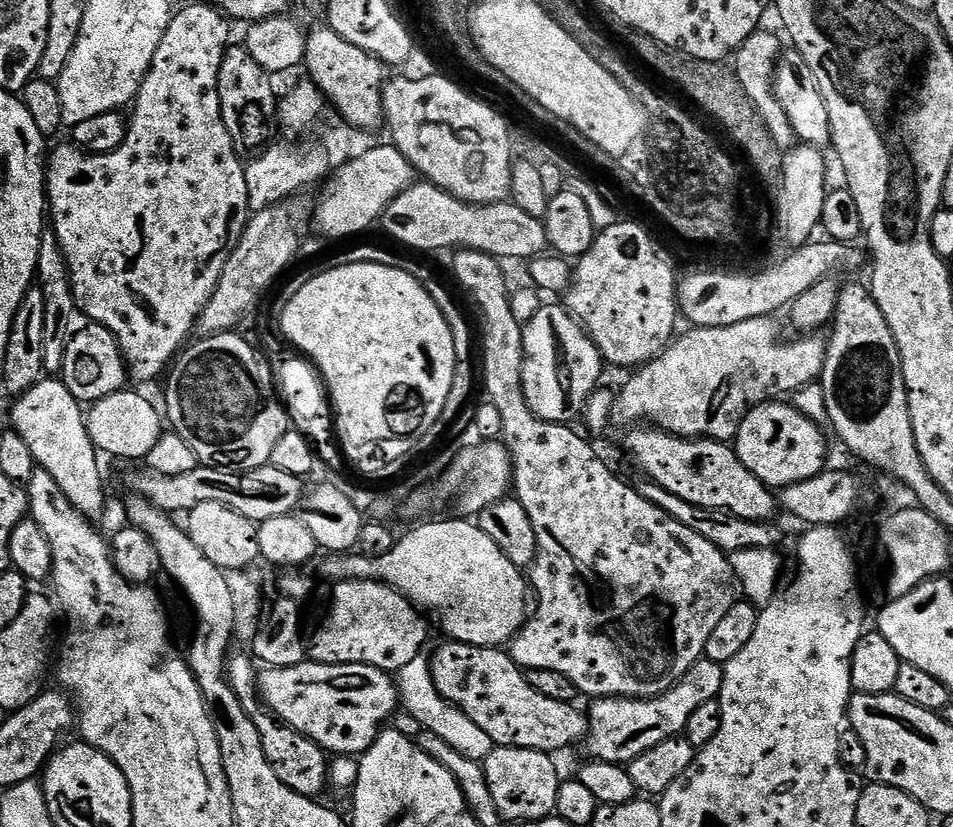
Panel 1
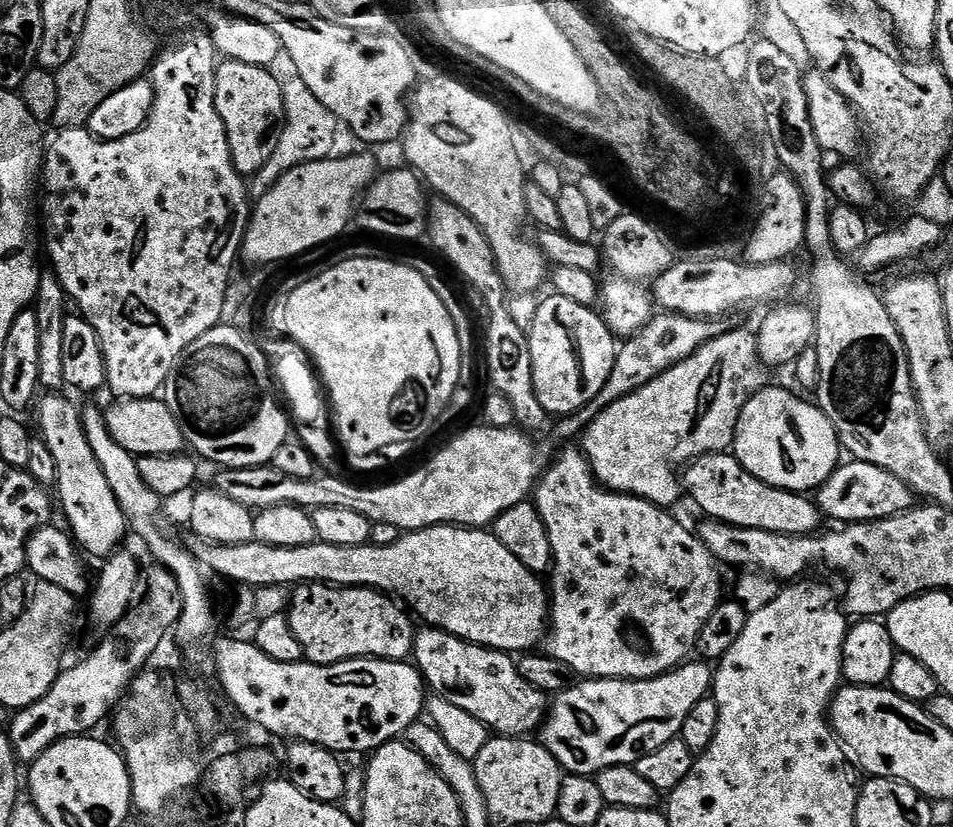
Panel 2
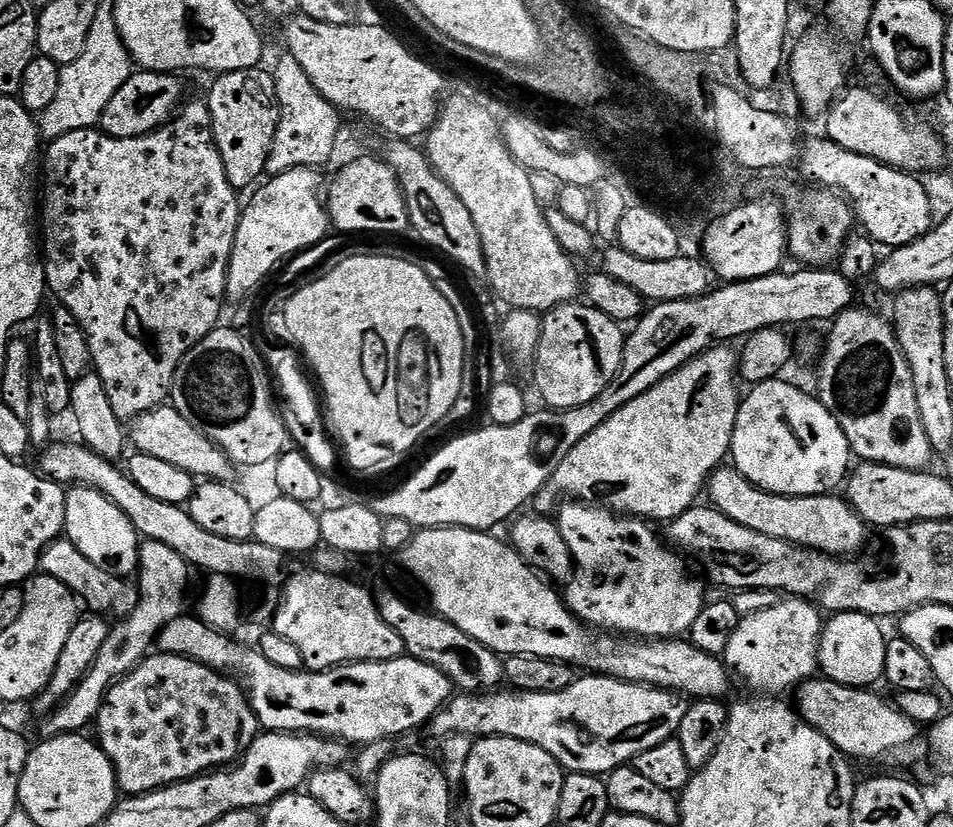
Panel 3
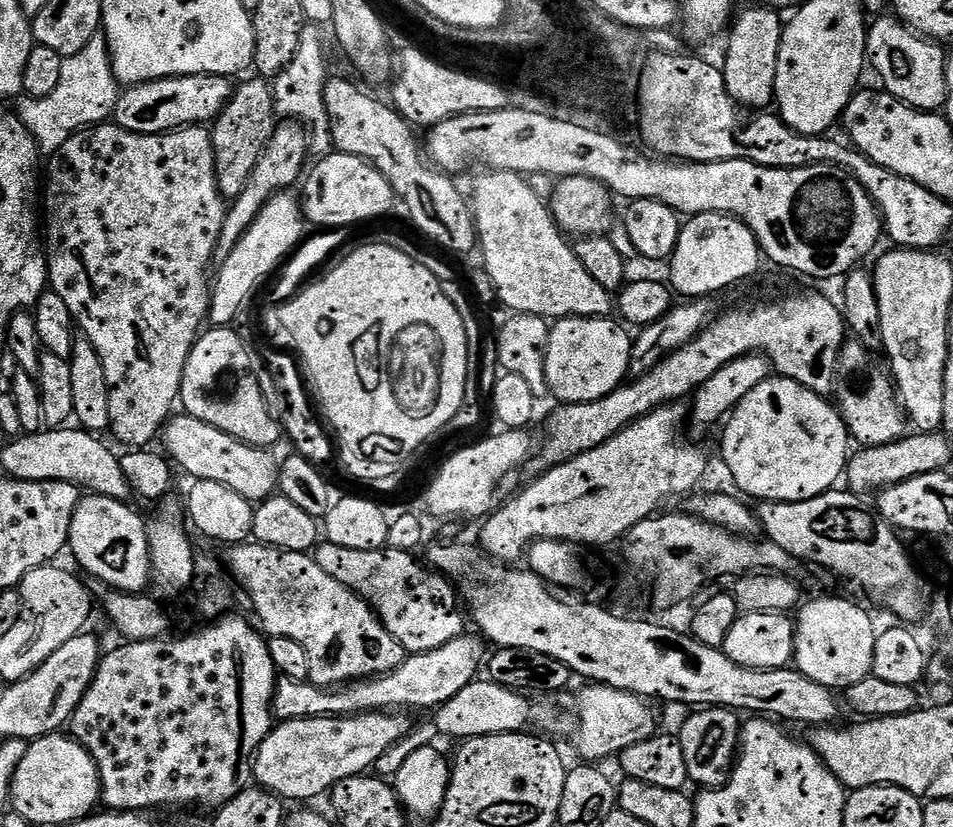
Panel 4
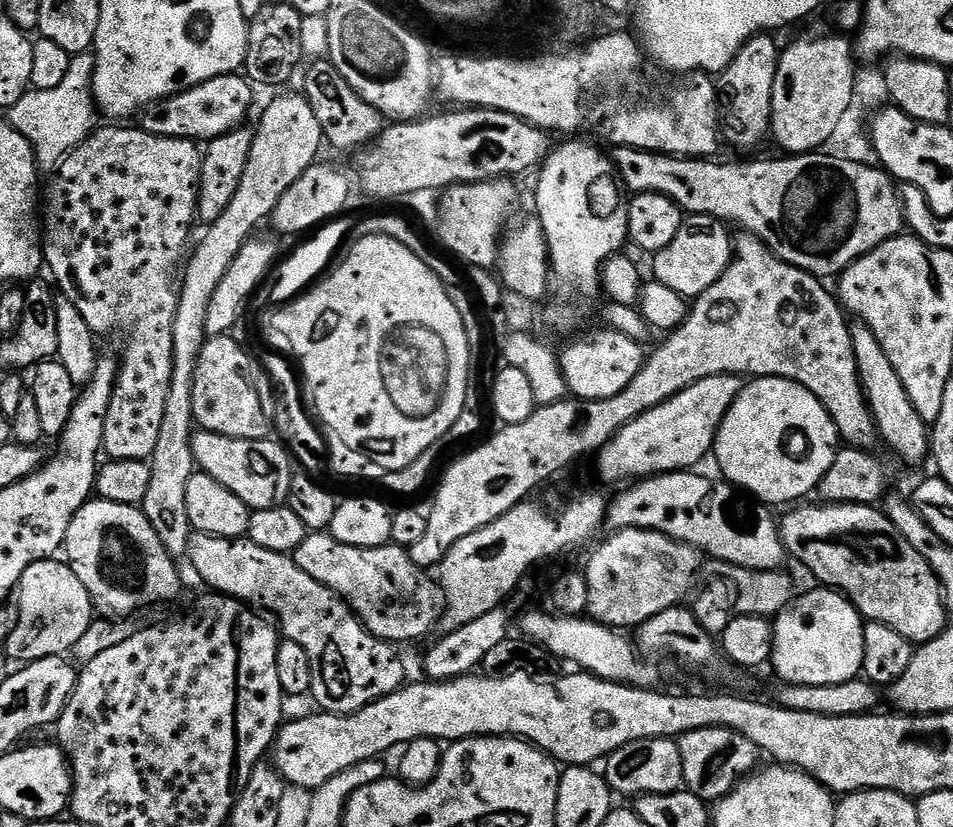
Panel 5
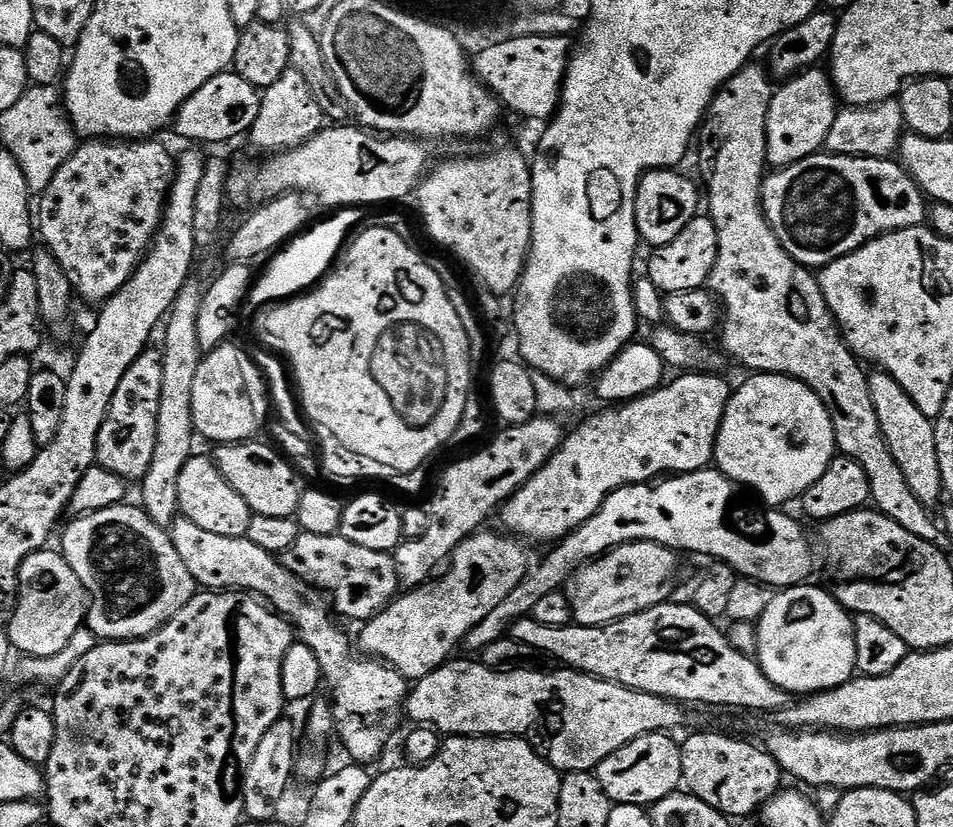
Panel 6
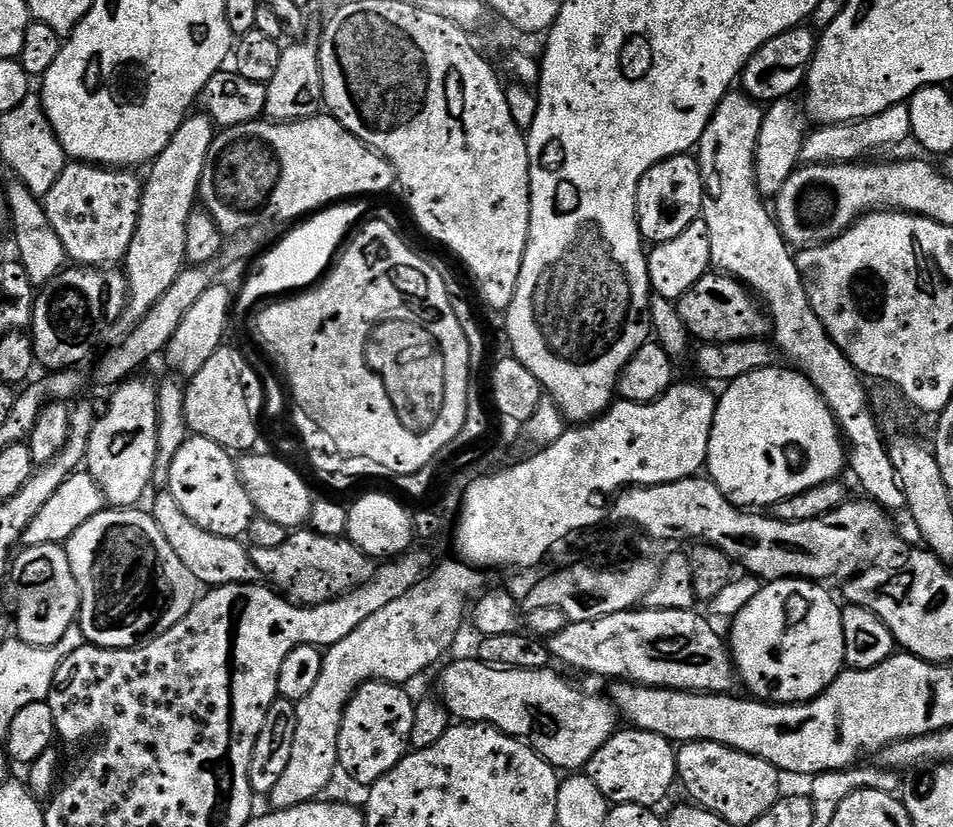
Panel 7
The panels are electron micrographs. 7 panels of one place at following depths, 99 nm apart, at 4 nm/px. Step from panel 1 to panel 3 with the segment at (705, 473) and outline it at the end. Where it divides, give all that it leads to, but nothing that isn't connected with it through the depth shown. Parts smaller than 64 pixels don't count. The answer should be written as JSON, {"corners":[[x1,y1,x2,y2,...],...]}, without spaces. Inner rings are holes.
{"corners":[[721,466,709,476,706,496,712,499,709,500,711,507,750,530,758,530,770,538,785,540,803,548,813,548,831,556,848,558,859,553,859,548,870,532,869,525,861,520,847,499,840,497,839,500,836,494,776,496,773,492,764,492,753,486,732,466]]}

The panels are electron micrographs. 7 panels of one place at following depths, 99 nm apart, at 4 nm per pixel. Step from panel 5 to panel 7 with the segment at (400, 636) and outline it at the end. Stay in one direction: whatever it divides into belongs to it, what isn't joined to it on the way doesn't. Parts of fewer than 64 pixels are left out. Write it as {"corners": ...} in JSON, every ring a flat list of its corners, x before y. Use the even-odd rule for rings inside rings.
{"corners":[[296,530,282,546,252,548,252,561,257,573,267,578,281,593,307,606,321,604,343,596,349,589,361,588,378,571,370,557,347,538,323,536,311,530]]}

